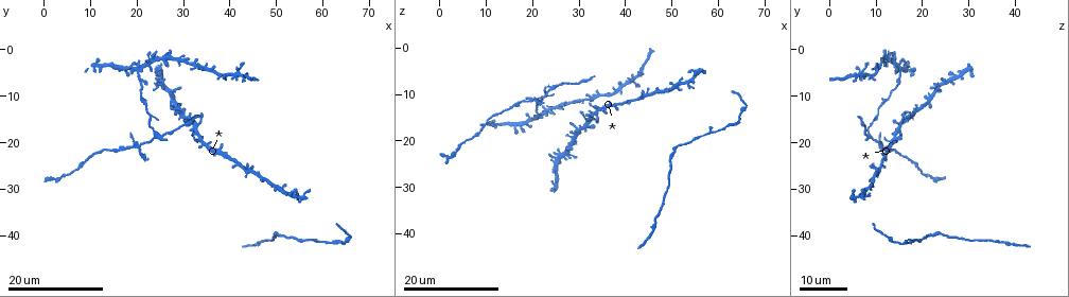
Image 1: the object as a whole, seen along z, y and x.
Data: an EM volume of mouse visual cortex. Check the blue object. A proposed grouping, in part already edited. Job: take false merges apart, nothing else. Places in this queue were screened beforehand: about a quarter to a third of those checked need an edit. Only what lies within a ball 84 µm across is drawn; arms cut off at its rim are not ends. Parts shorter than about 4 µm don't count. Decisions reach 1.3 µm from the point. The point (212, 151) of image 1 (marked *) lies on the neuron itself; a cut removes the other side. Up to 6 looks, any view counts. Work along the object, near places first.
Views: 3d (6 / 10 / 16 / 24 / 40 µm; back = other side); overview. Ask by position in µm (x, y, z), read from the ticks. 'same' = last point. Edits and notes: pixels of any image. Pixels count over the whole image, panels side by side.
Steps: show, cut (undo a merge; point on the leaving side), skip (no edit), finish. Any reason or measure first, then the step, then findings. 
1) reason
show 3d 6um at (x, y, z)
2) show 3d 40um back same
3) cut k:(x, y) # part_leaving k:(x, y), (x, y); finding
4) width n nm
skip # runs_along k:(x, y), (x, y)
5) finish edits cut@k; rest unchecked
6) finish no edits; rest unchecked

thick turns thin
show 3d 24um at (20.5, 5.0, 15.5)

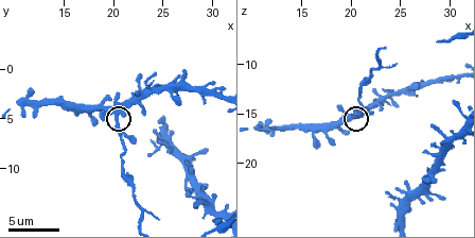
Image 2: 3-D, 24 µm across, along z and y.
show 3d 10um at (20.4, 5.4, 15.2)

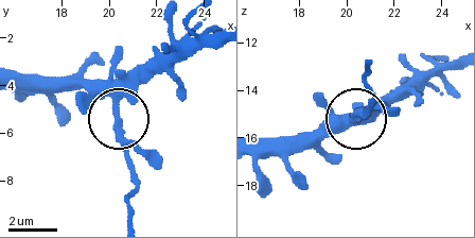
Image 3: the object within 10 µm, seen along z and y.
cut 3:(155, 153) # part_leaving 3:(120, 145), (133, 179), (126, 216); two neurons meet here

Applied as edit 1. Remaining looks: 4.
small branch off a trunk
show 3d 24um at (56.5, 32.0, 5.0)

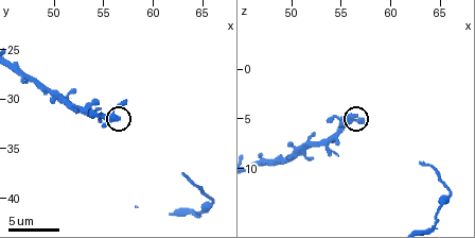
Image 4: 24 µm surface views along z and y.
show 3d 10um at (56.0, 31.8, 5.0)

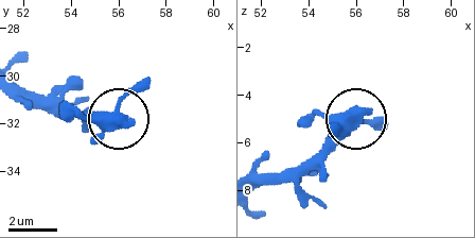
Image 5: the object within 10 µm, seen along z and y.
width 360 nm
skip # continuous, no second neuron

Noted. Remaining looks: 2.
show 3d 24um at (64.5, 41.5, 15.5)

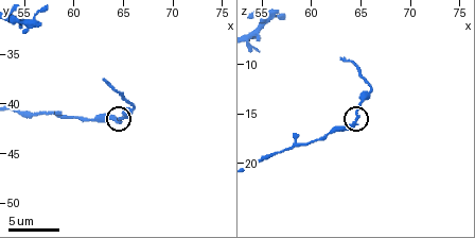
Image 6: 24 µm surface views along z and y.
show 3d 10um at (64.4, 41.6, 16.0)

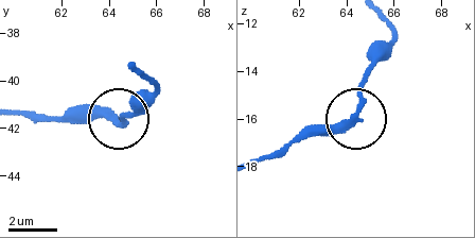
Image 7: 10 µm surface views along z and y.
width 260 nm
cut 7:(128, 114) # part_leaving 7:(121, 121), (156, 87), (139, 67); two neurons meet here

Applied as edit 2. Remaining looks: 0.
finish edits cut@3, cut@7; rest unchecked

